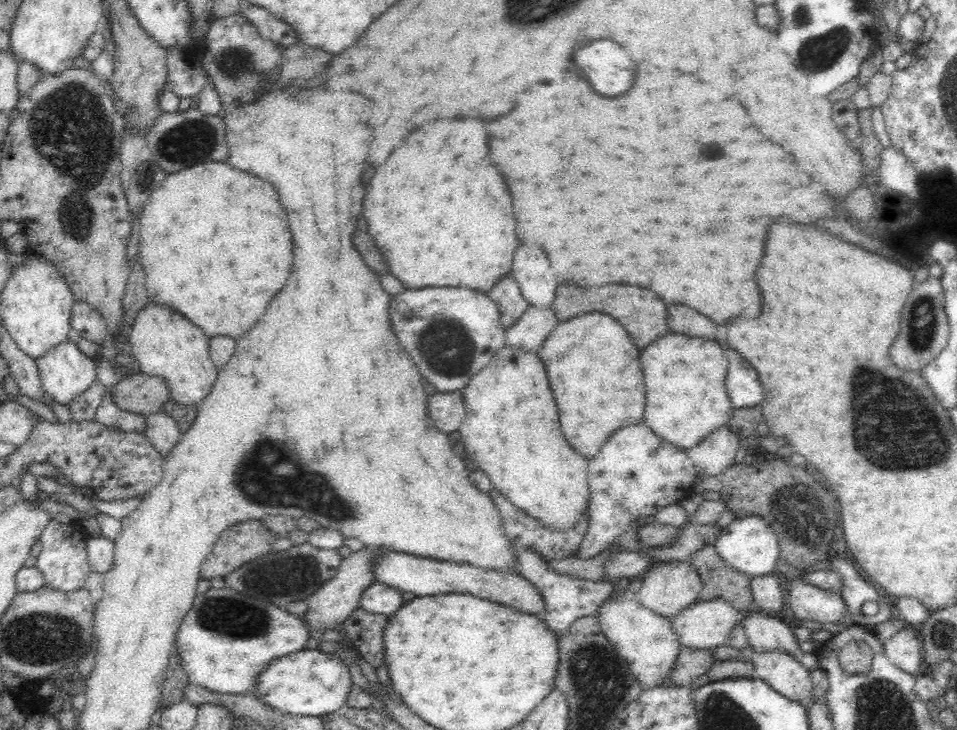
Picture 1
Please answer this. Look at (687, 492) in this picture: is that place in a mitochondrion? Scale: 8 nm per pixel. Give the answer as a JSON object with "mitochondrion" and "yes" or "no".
{"mitochondrion":"no"}

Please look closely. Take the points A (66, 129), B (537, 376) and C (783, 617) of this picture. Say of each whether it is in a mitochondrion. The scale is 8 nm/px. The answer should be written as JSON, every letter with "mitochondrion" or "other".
{"A":"mitochondrion","B":"other","C":"other"}

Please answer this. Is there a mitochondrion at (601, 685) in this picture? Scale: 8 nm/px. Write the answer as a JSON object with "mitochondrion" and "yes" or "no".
{"mitochondrion":"yes"}

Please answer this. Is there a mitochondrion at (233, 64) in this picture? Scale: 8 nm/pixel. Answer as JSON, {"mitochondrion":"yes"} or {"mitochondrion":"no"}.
{"mitochondrion":"yes"}

